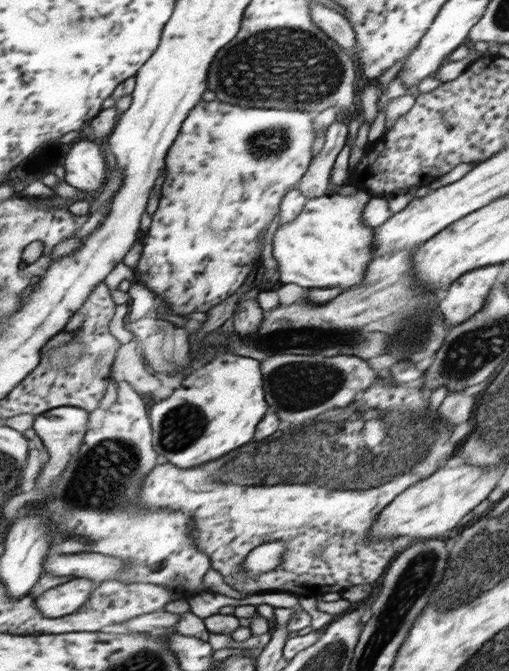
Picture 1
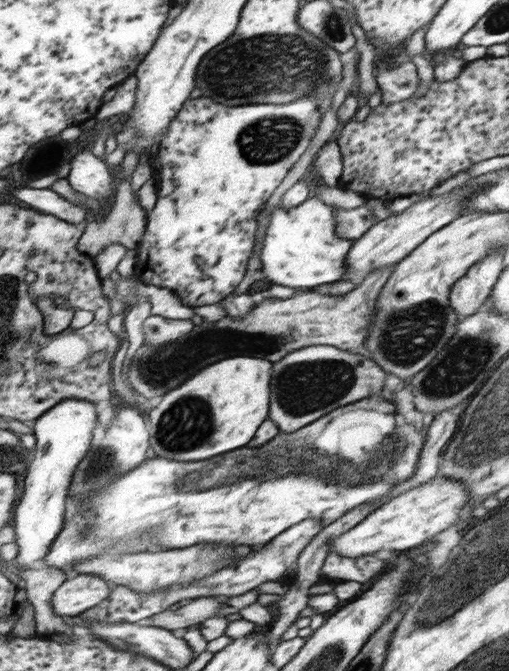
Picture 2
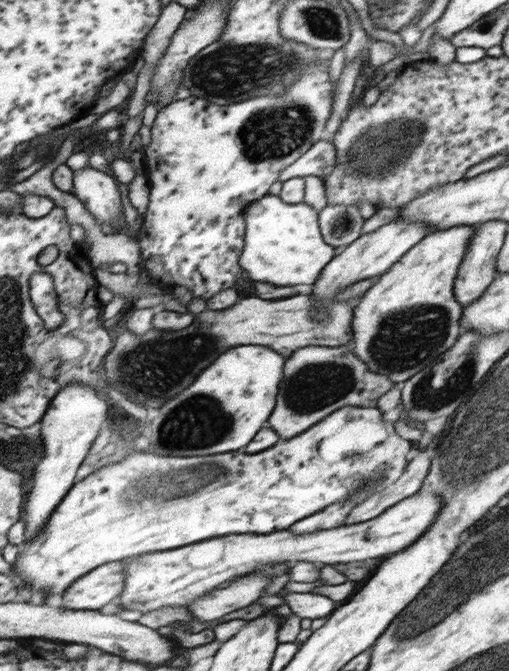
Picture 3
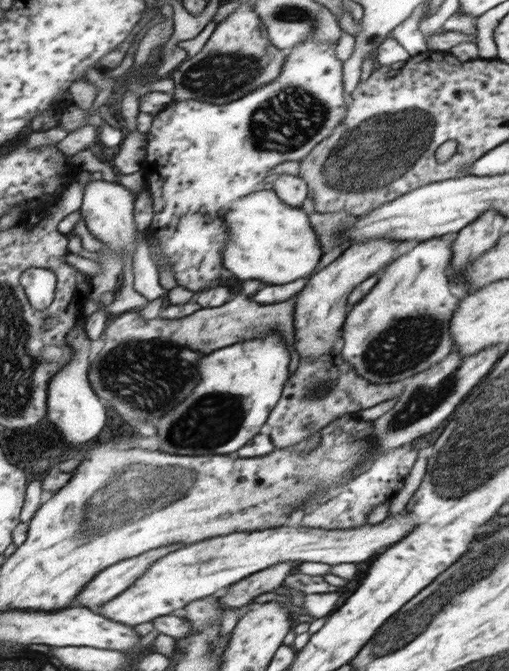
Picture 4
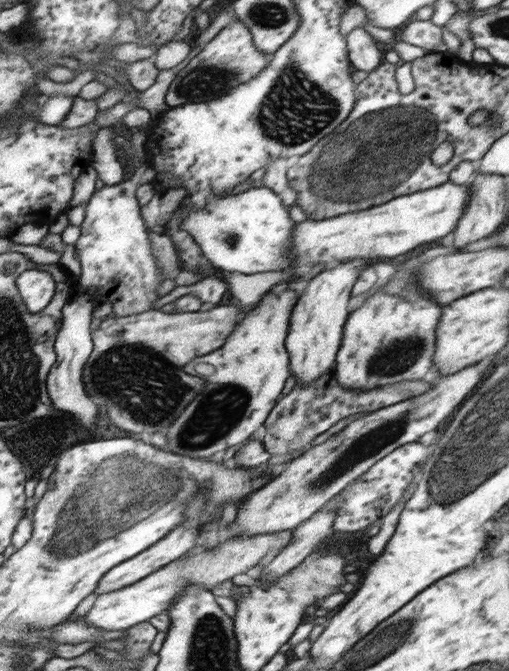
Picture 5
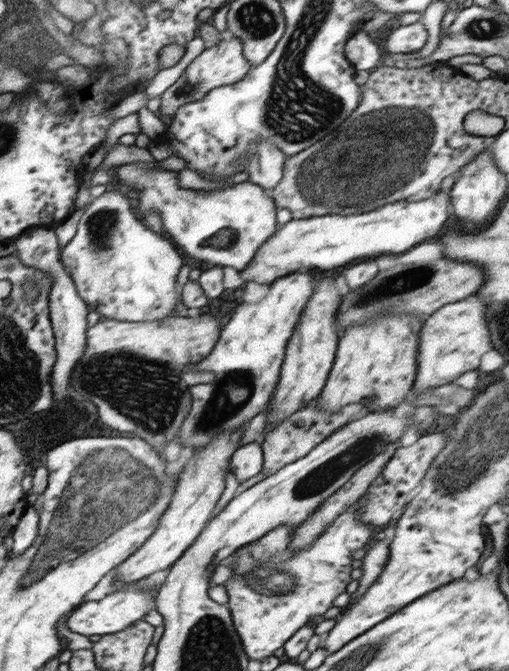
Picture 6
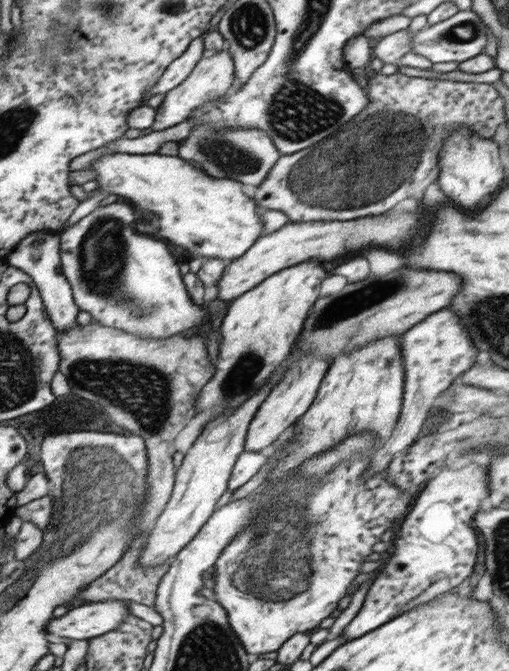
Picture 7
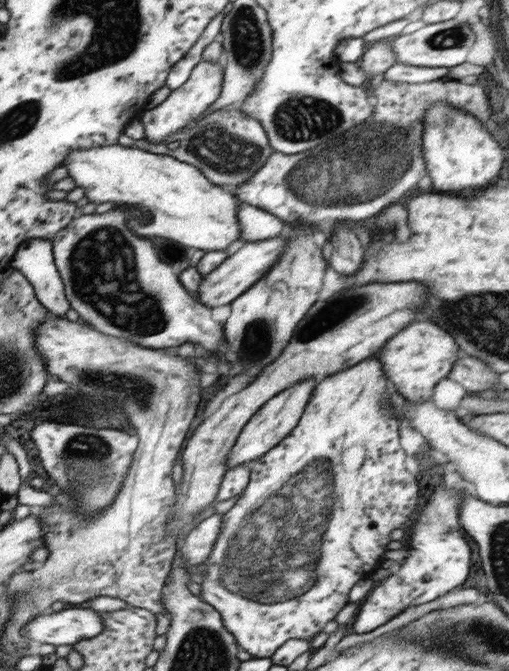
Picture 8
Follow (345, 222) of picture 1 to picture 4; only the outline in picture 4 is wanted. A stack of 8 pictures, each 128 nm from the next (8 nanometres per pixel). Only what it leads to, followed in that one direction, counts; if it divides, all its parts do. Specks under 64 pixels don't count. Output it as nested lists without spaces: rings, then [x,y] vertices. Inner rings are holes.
[[[272,188],[258,190],[233,202],[224,214],[225,216],[221,218],[226,222],[227,242],[221,252],[221,262],[240,280],[261,280],[269,285],[280,285],[299,278],[307,278],[313,270],[316,270],[319,258],[325,250],[320,246],[319,236],[310,226],[307,213],[301,207],[292,207],[281,202]]]

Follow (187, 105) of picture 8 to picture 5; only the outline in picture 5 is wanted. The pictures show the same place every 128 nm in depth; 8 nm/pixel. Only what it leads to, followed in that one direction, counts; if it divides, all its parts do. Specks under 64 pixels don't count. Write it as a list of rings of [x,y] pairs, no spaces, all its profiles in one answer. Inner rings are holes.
[[[233,20],[187,60],[187,66],[177,76],[169,89],[166,101],[169,107],[182,104],[211,102],[221,98],[229,90],[237,89],[241,84],[251,81],[261,74],[267,66],[270,55],[255,49],[251,41],[251,32],[239,20]]]

